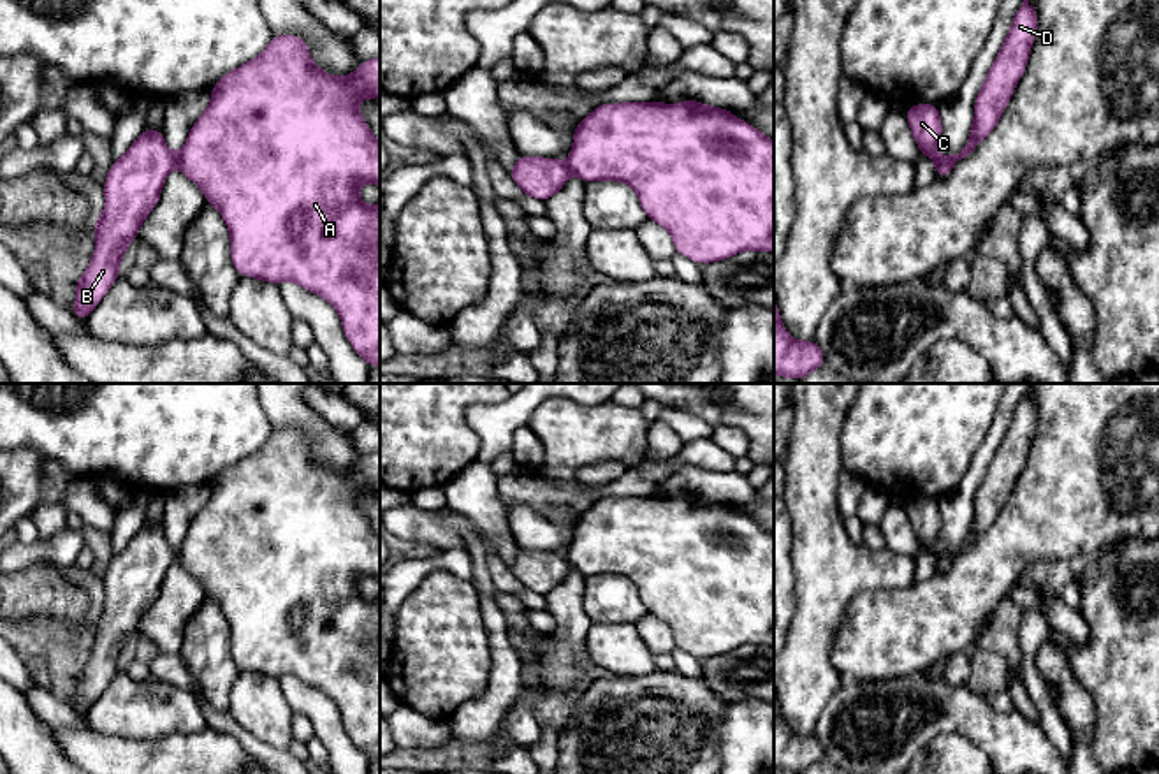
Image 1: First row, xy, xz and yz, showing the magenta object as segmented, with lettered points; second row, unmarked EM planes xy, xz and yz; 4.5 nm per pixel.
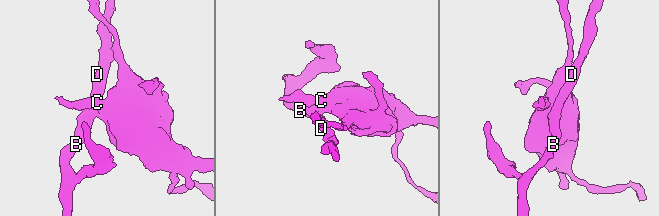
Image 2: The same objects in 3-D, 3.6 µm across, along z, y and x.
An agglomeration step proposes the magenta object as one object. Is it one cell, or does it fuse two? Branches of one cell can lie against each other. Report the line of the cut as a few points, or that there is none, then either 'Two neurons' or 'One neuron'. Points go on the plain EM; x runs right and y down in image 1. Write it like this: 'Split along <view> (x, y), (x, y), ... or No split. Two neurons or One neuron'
Split along xy (176, 549), (178, 556). Two neurons

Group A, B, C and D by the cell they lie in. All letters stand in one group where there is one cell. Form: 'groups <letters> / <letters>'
groups A C / B D

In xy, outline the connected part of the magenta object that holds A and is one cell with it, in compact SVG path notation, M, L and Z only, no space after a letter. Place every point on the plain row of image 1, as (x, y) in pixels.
M273 429L273 434L259 450L215 477L208 503L192 519L186 537L178 547L178 561L202 584L206 596L222 607L230 628L229 644L237 668L276 679L287 674L295 675L303 683L324 691L339 707L348 737L371 762L380 760L380 598L364 598L357 584L362 577L380 580L380 537L357 505L357 498L362 493L380 493L380 450L361 456L355 466L346 471L336 471L313 457L308 438L299 429Z

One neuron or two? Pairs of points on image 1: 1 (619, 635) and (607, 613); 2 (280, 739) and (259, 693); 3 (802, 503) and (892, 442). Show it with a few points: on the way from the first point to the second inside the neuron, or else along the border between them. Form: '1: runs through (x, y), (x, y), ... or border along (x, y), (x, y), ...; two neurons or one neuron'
1: border along (635, 623), (593, 625); two neurons
2: runs through (275, 729), (259, 704); one neuron
3: border along (843, 426), (839, 440), (841, 468); two neurons

